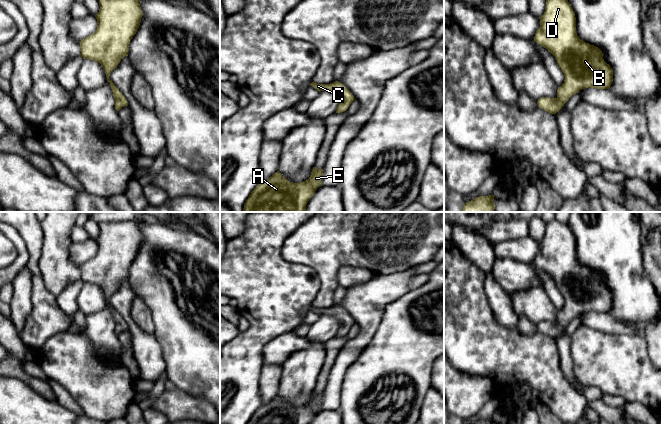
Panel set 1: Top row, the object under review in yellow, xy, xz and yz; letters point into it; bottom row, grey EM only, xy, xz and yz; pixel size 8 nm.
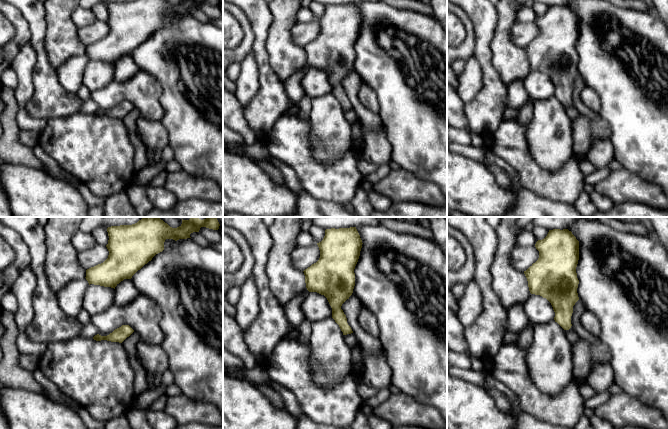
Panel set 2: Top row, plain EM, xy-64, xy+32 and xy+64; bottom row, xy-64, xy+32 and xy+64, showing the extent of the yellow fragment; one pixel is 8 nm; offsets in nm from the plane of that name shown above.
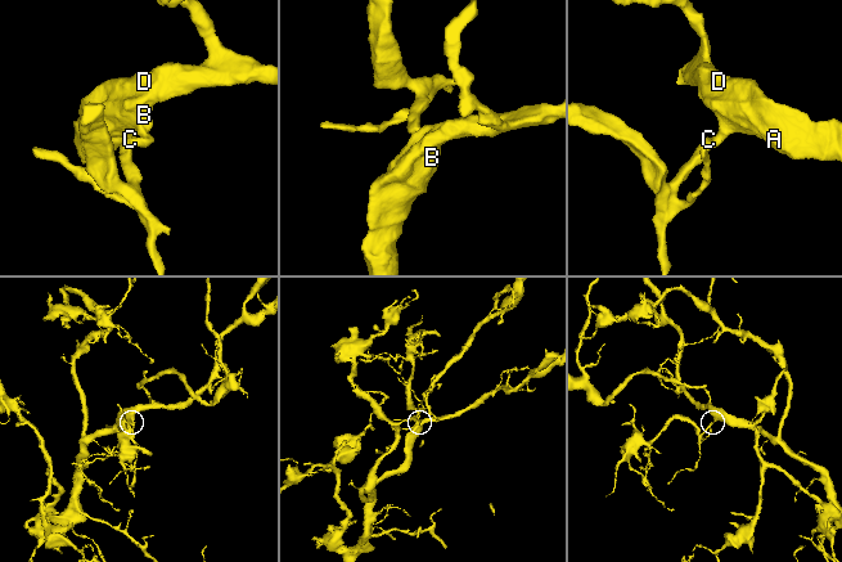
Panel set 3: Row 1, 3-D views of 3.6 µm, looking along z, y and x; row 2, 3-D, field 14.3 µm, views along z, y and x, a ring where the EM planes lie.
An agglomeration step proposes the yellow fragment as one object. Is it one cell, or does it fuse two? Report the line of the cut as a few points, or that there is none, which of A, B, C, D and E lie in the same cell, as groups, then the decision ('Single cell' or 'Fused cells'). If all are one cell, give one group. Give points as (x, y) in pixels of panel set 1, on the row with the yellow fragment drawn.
No split. Groups: A B C D E. Single cell

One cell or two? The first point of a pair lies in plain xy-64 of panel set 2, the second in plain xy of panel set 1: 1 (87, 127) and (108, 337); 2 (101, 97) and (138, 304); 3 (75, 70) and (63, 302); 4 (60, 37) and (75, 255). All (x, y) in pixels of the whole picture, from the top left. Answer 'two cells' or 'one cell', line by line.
1: two cells
2: one cell
3: one cell
4: two cells

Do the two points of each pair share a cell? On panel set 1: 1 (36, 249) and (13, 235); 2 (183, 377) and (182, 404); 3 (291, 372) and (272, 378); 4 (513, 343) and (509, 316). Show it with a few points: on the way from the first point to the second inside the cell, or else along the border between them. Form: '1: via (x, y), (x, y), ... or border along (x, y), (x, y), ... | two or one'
1: border along (10, 224), (25, 244), (28, 254), (25, 266) | two
2: border along (175, 386), (193, 396), (204, 398) | two
3: border along (282, 365), (282, 376), (277, 394) | two
4: border along (493, 313), (496, 319), (504, 326), (517, 326) | two

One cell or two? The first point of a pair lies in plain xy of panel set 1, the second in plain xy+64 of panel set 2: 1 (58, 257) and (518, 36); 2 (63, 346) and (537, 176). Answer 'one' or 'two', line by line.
1: two
2: one

